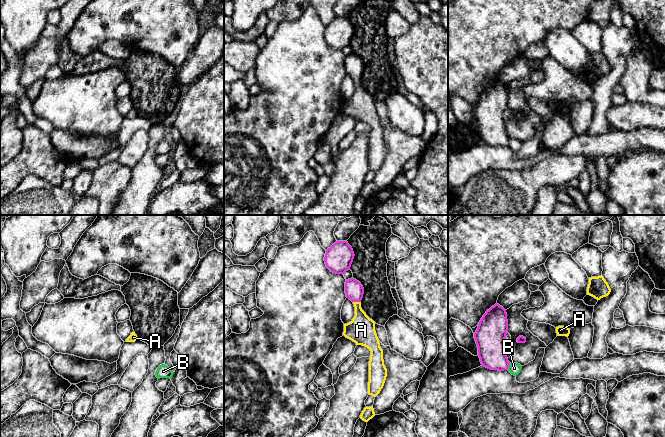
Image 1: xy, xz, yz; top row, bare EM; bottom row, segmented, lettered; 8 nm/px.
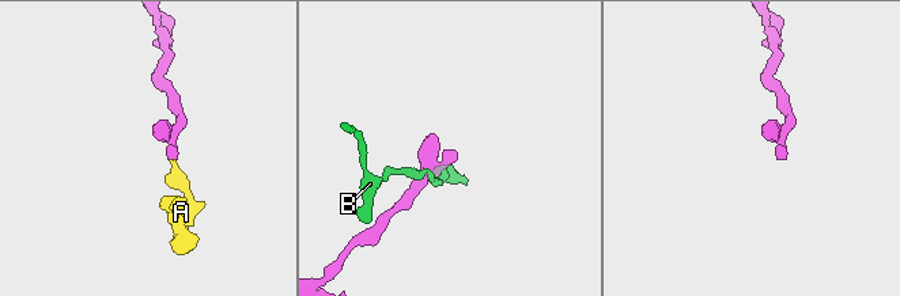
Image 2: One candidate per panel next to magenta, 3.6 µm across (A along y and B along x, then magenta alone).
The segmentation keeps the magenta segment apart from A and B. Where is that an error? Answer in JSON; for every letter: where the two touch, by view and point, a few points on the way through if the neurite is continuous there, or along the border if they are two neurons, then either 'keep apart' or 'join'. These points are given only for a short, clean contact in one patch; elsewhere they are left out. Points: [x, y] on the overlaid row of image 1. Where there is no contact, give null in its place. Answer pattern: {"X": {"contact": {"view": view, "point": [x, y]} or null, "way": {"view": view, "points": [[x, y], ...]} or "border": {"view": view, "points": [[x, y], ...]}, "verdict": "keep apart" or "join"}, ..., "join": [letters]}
{"A": {"contact": {"view": "xz", "point": [357, 301]}, "verdict": "join"}, "B": {"contact": {"view": "yz", "point": [508, 366]}, "border": {"view": "yz", "points": [[510, 363], [507, 369]]}, "verdict": "keep apart"}, "join": ["A"]}

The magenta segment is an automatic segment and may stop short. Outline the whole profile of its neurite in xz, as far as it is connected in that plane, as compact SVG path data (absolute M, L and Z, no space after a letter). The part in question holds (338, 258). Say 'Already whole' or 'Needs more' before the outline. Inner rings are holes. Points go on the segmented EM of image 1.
Already whole. M337 241L326 250L324 261L333 273L344 274L351 267L354 252L347 241Z

